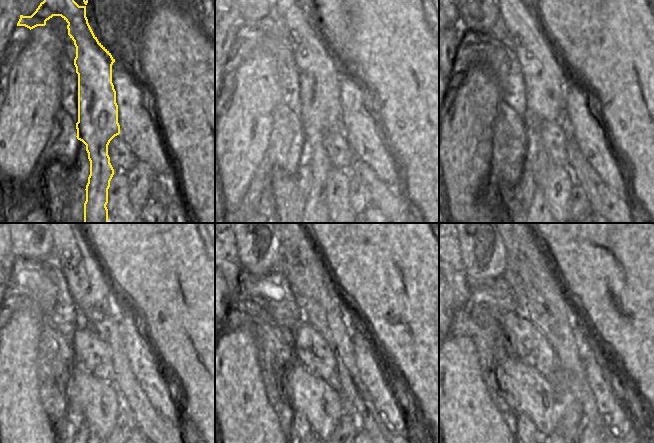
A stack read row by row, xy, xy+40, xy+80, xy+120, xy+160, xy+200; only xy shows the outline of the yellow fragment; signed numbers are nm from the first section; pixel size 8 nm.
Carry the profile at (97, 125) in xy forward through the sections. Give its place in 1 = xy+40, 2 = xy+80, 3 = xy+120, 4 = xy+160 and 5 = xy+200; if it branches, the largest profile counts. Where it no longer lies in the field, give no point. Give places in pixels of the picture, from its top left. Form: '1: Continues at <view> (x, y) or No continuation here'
1: Continues at xy+40 (319, 70)
2: Continues at xy+80 (544, 78)
3: Continues at xy+120 (92, 293)
4: Continues at xy+160 (313, 287)
5: Continues at xy+200 (524, 256).

